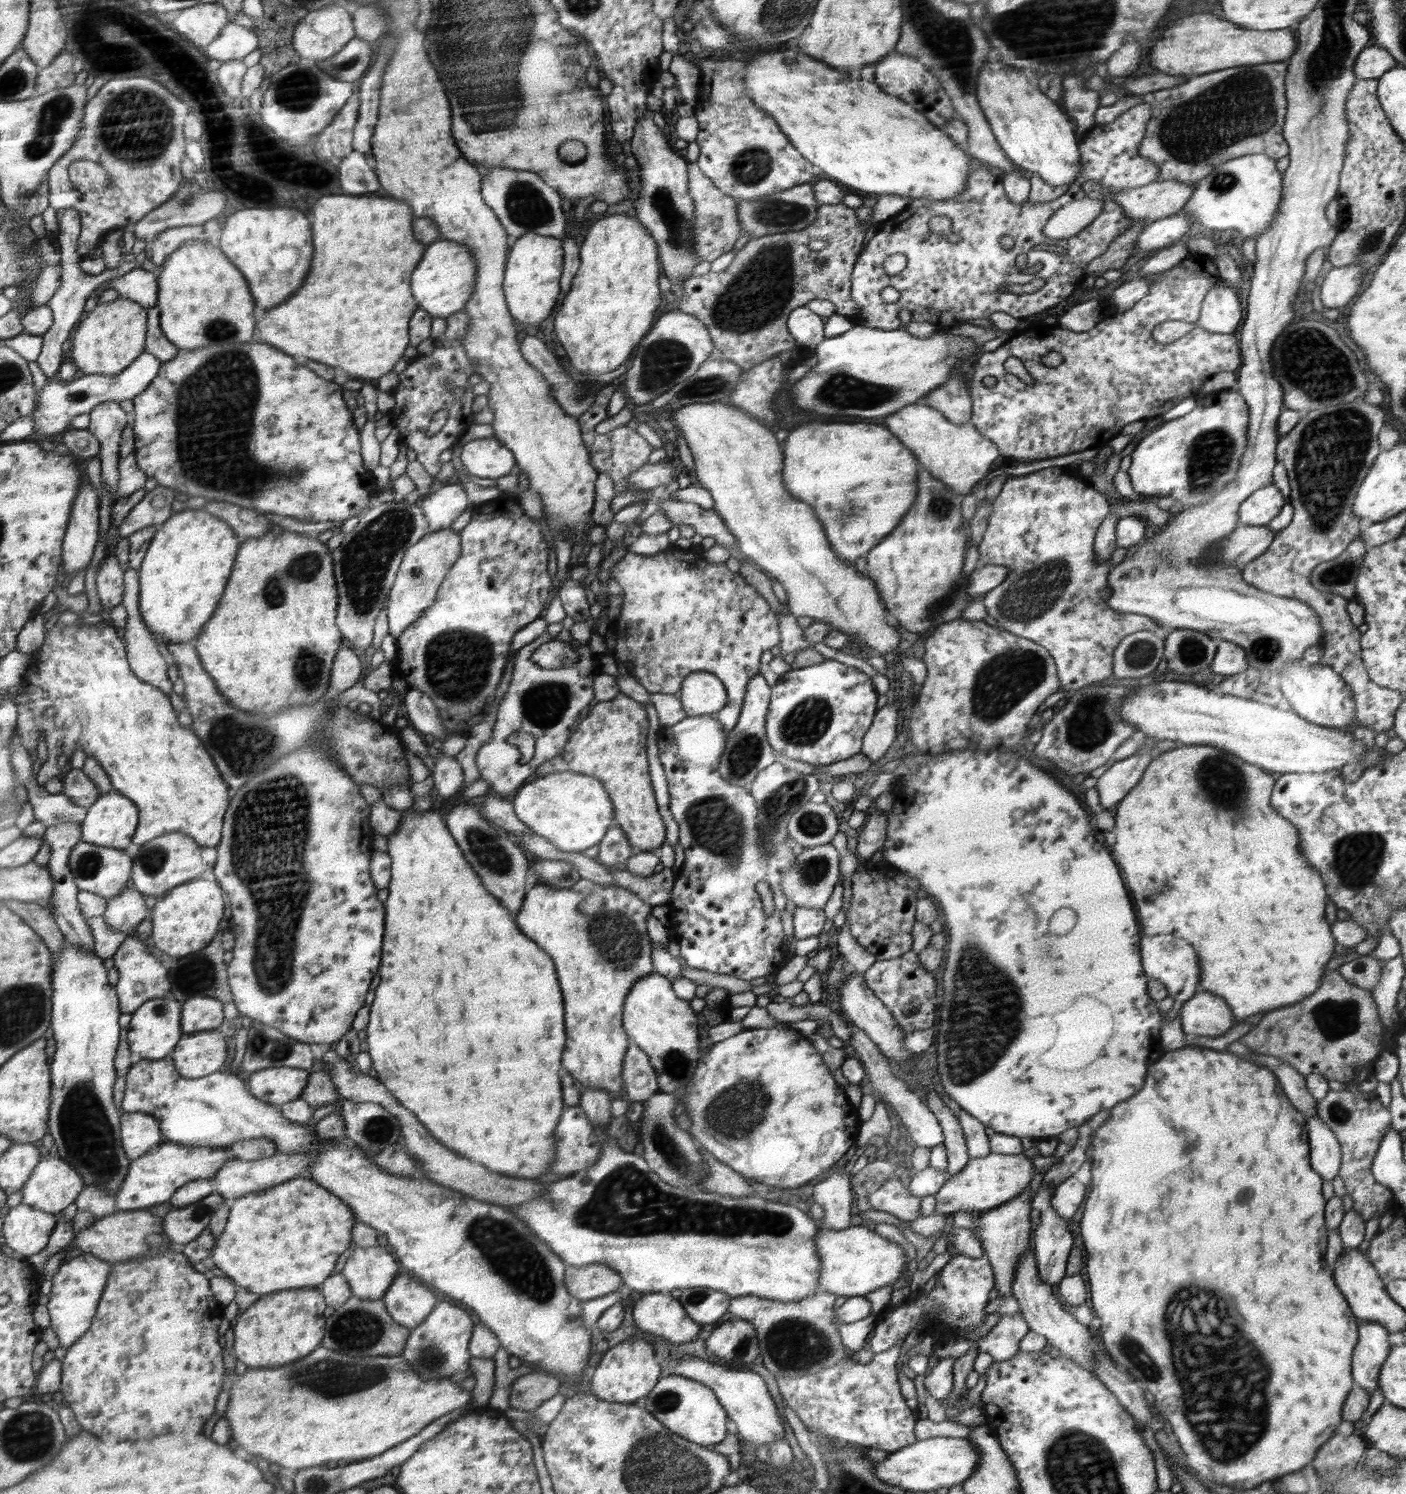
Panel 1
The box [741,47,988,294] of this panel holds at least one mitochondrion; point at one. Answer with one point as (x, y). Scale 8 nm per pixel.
(778, 214)

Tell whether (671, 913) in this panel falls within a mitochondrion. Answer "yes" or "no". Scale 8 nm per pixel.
no

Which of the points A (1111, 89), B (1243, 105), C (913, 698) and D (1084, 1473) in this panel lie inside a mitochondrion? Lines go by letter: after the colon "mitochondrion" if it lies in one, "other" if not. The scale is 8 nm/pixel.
A: other
B: mitochondrion
C: other
D: mitochondrion

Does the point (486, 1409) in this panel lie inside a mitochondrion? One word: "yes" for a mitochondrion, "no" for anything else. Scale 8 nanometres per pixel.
no

